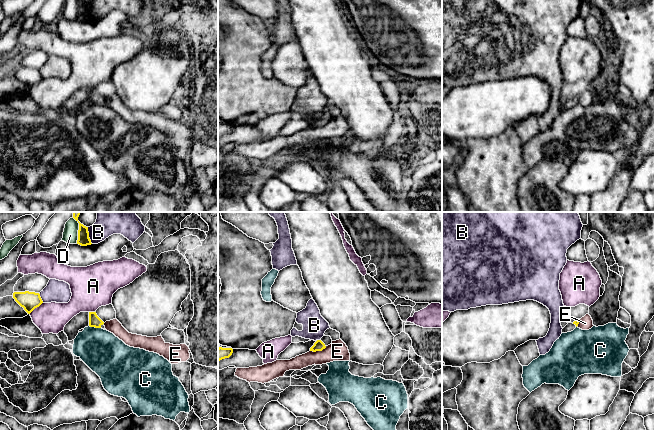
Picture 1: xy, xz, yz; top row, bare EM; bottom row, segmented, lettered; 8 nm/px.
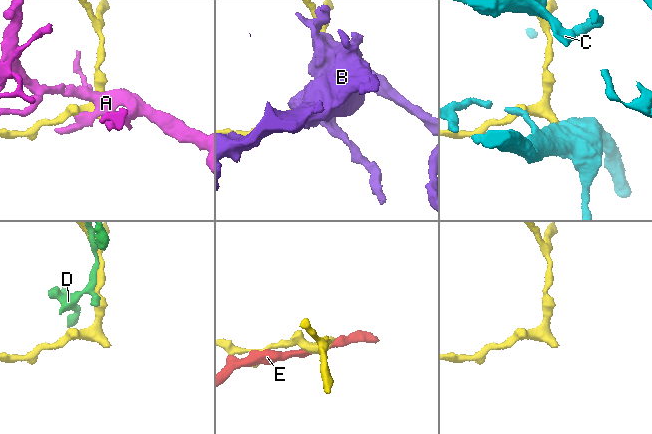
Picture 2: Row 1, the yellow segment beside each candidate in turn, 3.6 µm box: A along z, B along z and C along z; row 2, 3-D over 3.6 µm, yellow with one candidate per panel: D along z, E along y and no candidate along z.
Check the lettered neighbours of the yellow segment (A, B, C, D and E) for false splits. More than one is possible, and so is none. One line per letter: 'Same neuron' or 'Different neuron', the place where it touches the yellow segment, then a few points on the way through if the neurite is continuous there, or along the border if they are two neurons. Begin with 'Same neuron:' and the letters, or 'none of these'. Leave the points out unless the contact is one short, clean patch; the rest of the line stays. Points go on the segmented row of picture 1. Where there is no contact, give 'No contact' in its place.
Same neuron: none of these
A: Different neuron. Touches yellow at xy (35, 307)
B: Different neuron. Touches yellow at xy (88, 235)
C: Different neuron. Touches yellow at xy (95, 327)
D: Different neuron. Touches yellow at xy (78, 230)
E: Different neuron. Touches yellow at xz (318, 350)

